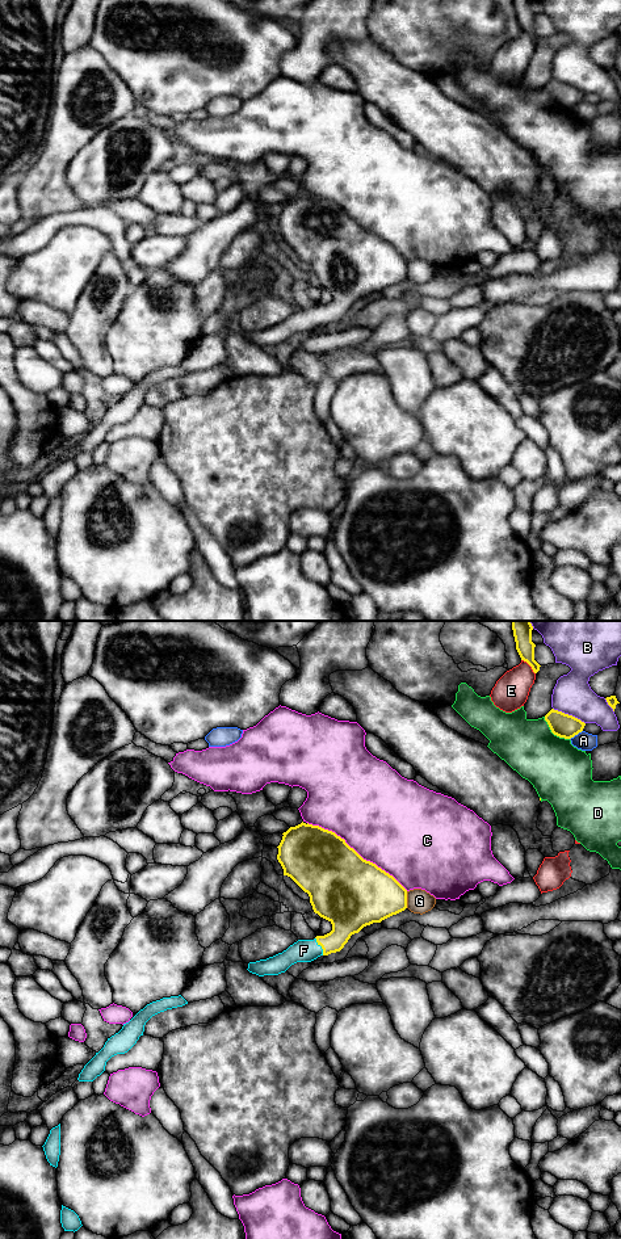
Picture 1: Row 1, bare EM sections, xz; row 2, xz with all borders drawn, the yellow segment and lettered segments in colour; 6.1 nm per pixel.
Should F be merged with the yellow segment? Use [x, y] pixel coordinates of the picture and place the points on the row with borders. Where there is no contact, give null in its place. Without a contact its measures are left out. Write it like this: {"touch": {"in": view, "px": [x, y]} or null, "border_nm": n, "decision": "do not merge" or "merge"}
{"touch": {"in": "xz", "px": [321, 945]}, "border_nm": 120, "decision": "merge"}

